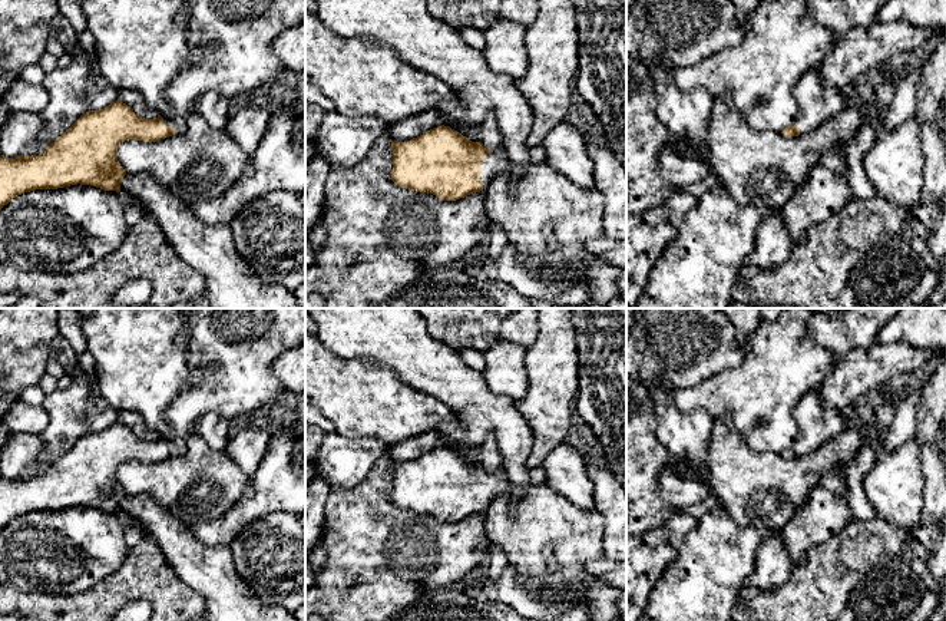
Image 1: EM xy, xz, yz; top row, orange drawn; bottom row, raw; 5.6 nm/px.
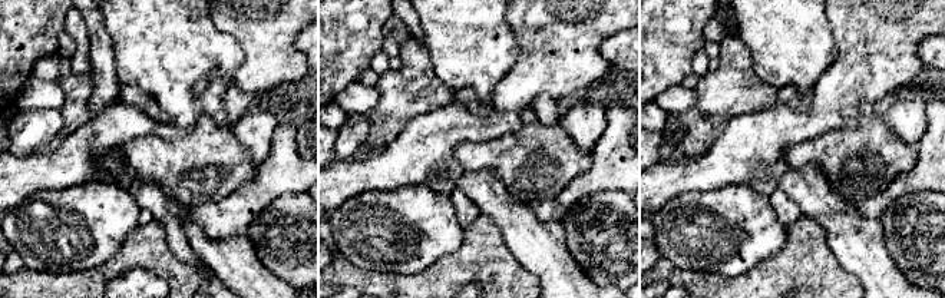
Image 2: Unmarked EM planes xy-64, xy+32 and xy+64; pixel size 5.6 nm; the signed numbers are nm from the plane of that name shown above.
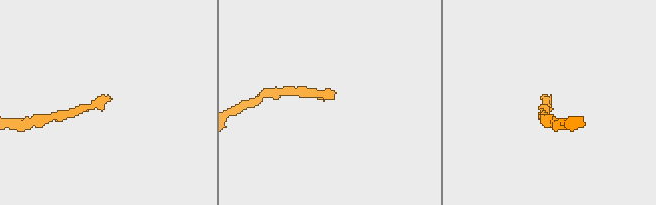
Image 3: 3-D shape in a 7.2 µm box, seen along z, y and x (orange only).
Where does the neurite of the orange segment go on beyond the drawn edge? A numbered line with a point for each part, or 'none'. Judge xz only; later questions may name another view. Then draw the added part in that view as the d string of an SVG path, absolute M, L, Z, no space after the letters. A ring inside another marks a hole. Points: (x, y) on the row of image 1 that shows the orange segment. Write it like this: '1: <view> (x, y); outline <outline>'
1: xz (496, 162); outline M499 146L492 153L487 153L486 159L482 163L482 174L480 174L483 188L486 188L489 182L497 175L507 172L507 169L509 169L509 158L503 146Z

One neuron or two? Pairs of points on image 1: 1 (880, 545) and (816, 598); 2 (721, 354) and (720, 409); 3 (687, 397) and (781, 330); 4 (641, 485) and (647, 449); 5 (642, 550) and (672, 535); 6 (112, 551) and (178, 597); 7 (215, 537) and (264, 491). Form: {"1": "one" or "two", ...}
{"1": "one", "2": "two", "3": "one", "4": "one", "5": "one", "6": "two", "7": "one"}

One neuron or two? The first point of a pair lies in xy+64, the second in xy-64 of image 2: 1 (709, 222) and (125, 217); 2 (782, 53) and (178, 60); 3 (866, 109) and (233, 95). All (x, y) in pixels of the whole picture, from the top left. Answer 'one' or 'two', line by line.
1: one
2: one
3: one

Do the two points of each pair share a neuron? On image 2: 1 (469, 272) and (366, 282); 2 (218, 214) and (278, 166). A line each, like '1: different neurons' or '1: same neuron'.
1: same neuron
2: same neuron

